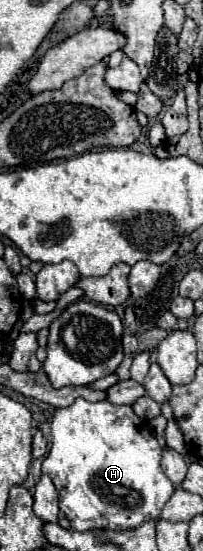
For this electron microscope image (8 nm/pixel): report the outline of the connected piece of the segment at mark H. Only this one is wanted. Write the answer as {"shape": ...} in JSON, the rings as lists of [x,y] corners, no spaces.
{"shape":[[[78,397],[70,407],[56,409],[52,419],[52,449],[42,463],[42,473],[50,475],[60,497],[60,509],[66,513],[70,525],[78,531],[88,529],[128,529],[128,523],[110,521],[110,515],[130,517],[140,513],[138,523],[146,519],[158,519],[162,505],[172,497],[174,485],[162,473],[160,467],[162,447],[154,433],[150,431],[148,421],[136,417],[132,407],[112,405],[110,401],[90,403]]]}

